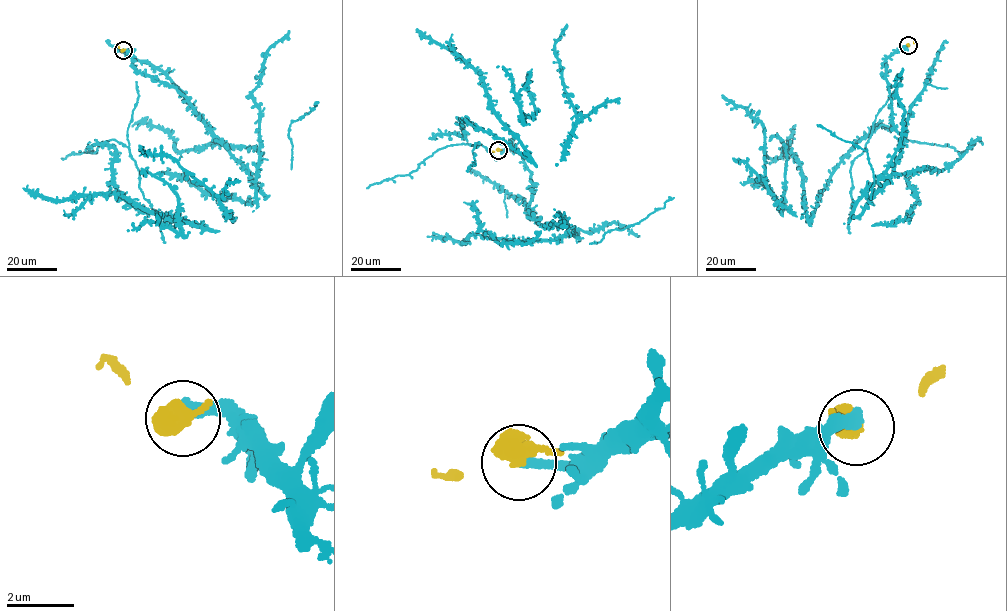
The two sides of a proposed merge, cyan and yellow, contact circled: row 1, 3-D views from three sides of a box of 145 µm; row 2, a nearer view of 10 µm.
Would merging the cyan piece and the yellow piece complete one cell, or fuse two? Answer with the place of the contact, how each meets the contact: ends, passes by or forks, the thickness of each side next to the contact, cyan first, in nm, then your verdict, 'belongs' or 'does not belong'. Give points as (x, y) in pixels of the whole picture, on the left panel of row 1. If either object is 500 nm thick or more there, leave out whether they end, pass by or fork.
at (123, 50); cyan ends there; yellow passes by; 360 nm thick on the cyan side, 460 nm on the other; belongs

